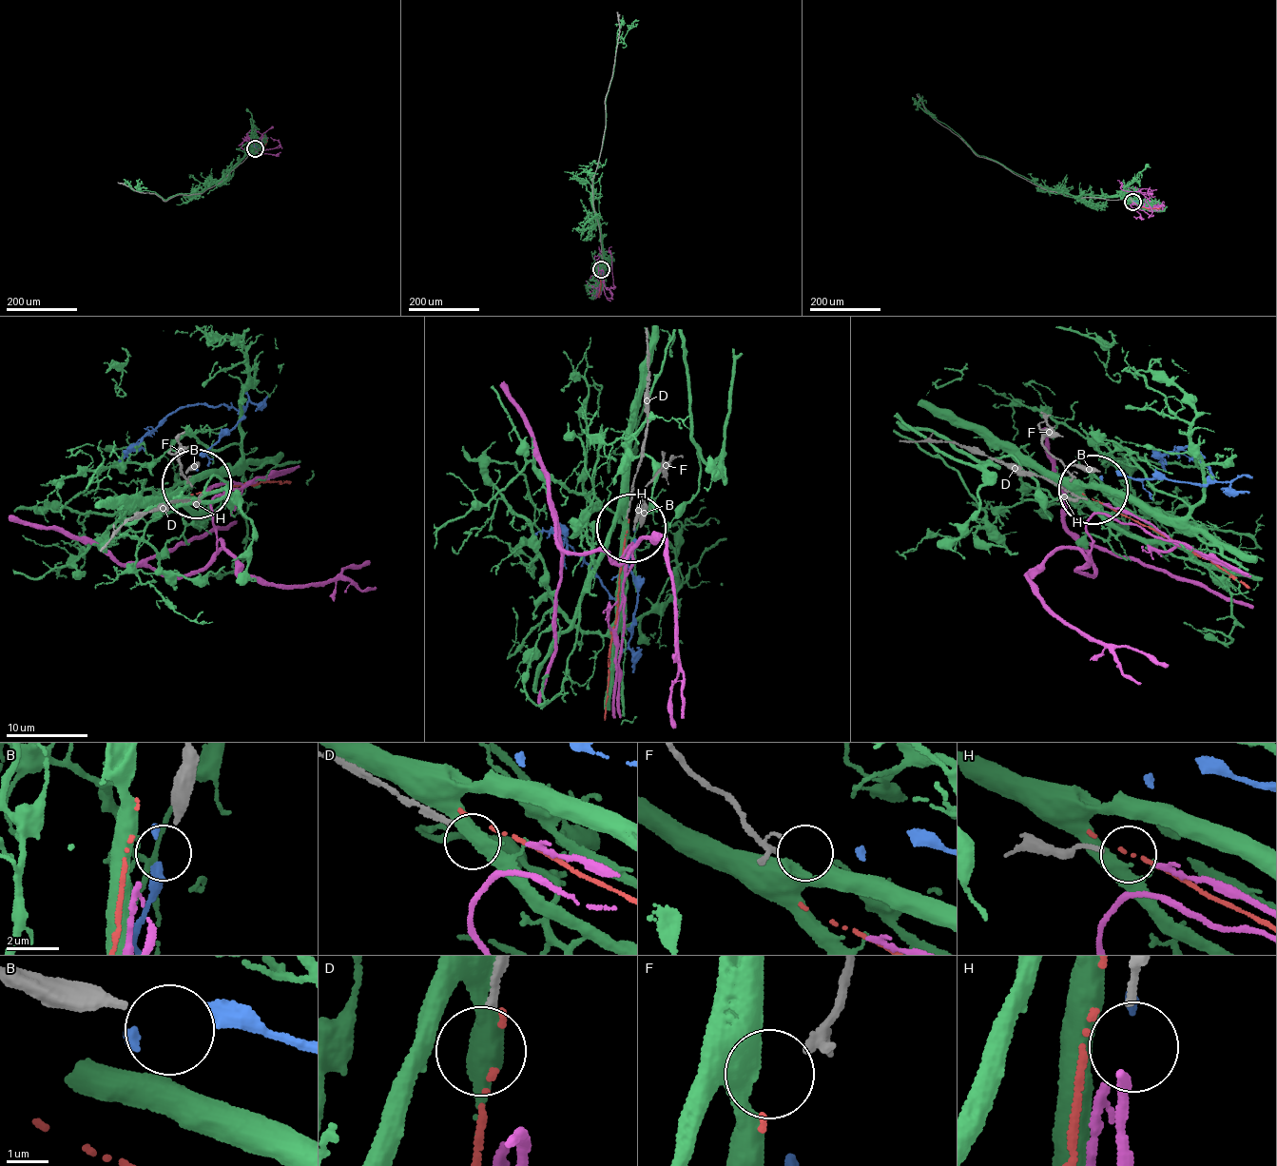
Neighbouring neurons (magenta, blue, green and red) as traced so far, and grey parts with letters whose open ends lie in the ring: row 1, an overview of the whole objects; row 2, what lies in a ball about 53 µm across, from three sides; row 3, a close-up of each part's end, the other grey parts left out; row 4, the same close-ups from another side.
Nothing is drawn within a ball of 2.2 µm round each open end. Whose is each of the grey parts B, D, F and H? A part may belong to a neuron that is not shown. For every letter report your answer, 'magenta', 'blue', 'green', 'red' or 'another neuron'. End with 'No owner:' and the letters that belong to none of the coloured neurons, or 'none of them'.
B: another neuron
D: another neuron
F: green
H: magenta
No owner: B, D

